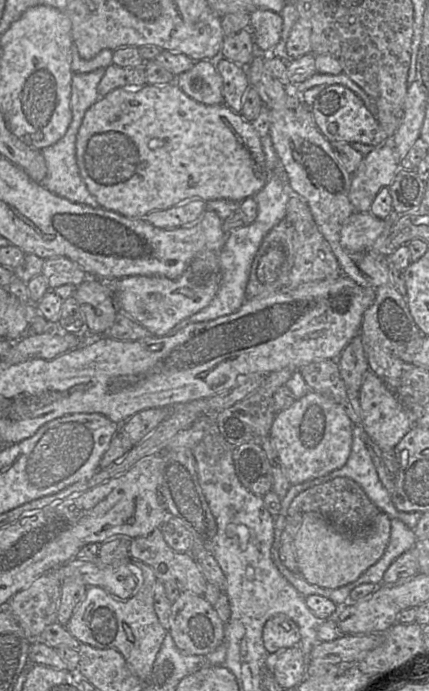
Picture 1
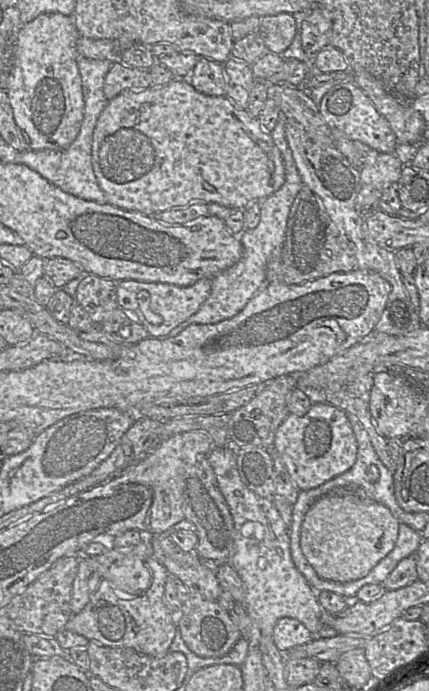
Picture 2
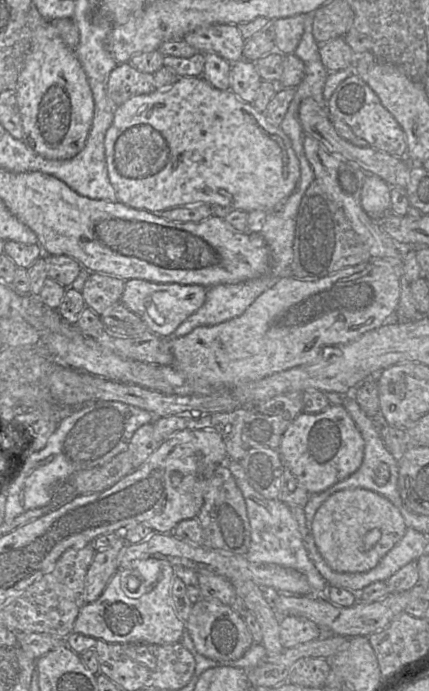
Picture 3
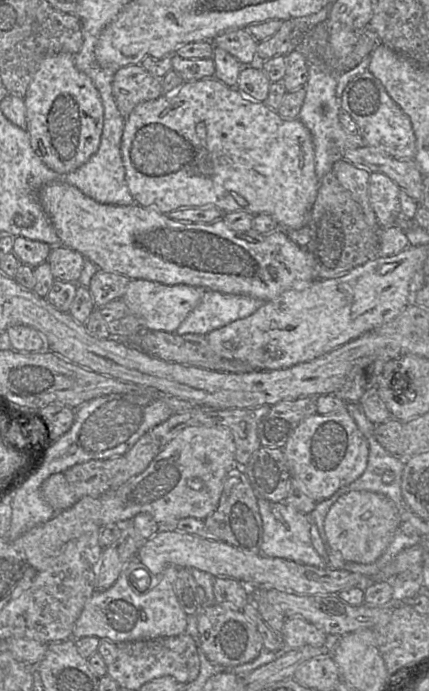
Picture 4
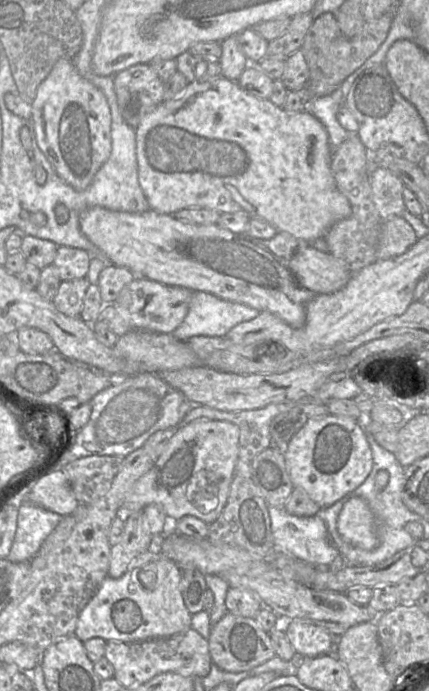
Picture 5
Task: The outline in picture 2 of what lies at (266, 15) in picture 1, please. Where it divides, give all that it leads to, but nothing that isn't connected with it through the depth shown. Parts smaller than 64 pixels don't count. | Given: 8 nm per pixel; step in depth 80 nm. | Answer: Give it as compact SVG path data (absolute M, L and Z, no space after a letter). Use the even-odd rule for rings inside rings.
M280 13L260 17L258 30L263 34L268 52L280 55L299 33L299 25L292 14Z

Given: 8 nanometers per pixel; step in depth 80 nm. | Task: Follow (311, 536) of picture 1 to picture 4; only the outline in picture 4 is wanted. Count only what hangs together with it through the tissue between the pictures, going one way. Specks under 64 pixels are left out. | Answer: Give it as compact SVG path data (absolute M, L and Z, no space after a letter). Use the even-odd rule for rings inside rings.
M352 491L339 497L330 507L324 520L324 531L329 547L339 551L345 560L359 564L371 564L385 552L400 525L400 514L392 500L374 492Z

